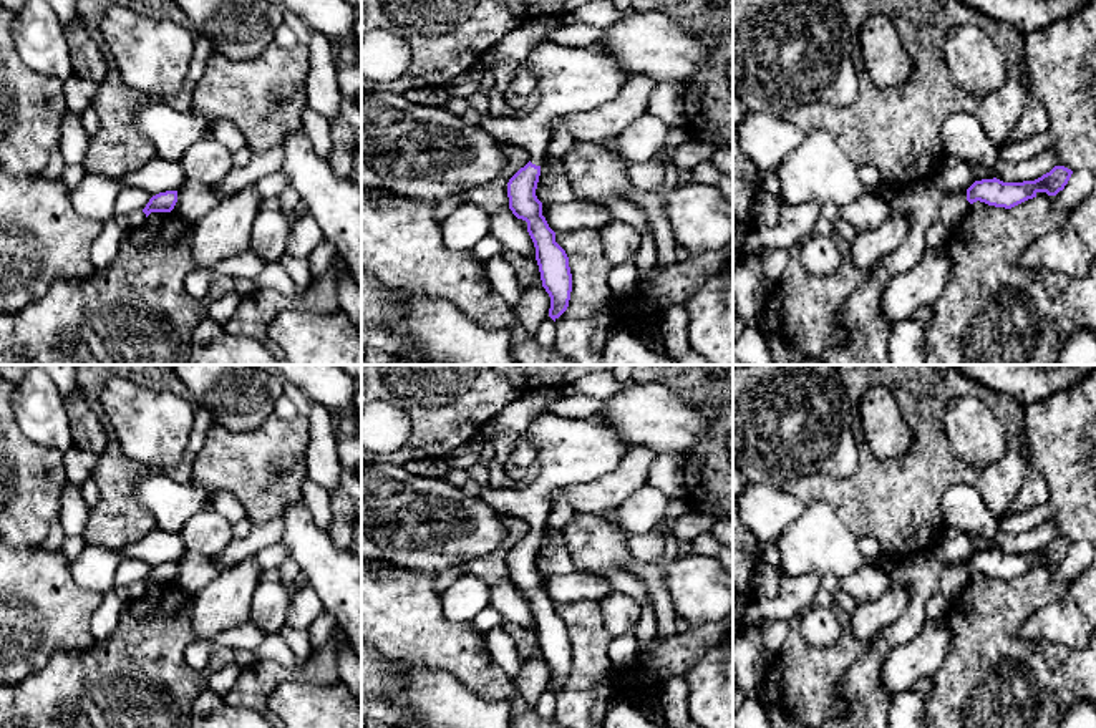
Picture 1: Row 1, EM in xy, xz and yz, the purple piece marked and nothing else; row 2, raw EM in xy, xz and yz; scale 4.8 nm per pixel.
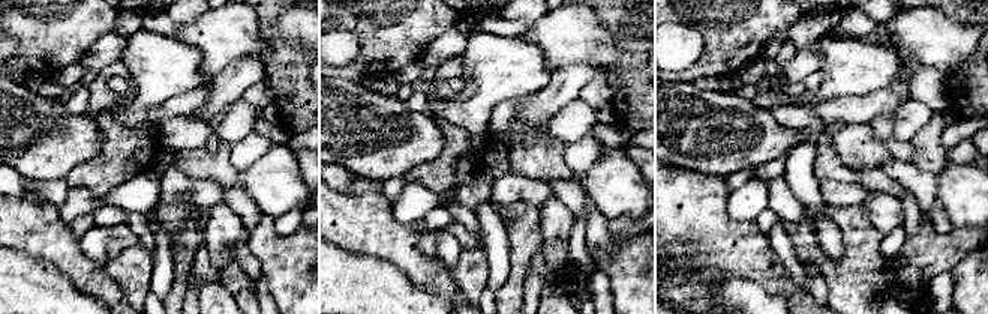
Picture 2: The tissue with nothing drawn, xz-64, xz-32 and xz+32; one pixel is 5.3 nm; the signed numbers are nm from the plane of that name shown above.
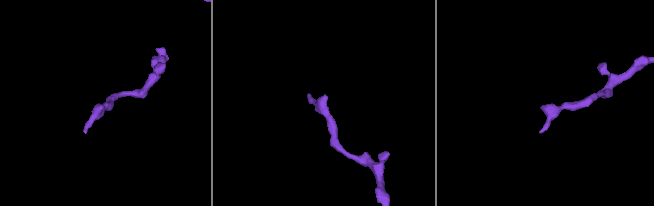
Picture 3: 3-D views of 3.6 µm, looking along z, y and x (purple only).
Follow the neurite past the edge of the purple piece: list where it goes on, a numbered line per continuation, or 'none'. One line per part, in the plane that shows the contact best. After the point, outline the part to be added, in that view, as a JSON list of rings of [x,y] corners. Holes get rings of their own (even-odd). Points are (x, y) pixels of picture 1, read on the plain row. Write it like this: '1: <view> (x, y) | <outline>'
1: xz (571, 451) | [[[559,413],[536,416],[526,434],[537,448],[537,478],[524,488],[491,489],[481,497],[497,512],[522,519],[536,537],[547,526],[552,491],[612,474],[630,449],[609,425]]]

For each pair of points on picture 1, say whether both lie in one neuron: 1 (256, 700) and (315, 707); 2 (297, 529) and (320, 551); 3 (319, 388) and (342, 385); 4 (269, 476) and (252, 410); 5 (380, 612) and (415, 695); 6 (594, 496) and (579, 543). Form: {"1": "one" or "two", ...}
{"1": "two", "2": "one", "3": "one", "4": "two", "5": "two", "6": "two"}

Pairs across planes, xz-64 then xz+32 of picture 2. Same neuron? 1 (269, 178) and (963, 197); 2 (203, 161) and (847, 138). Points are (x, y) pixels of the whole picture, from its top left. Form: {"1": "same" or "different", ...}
{"1": "same", "2": "same"}

